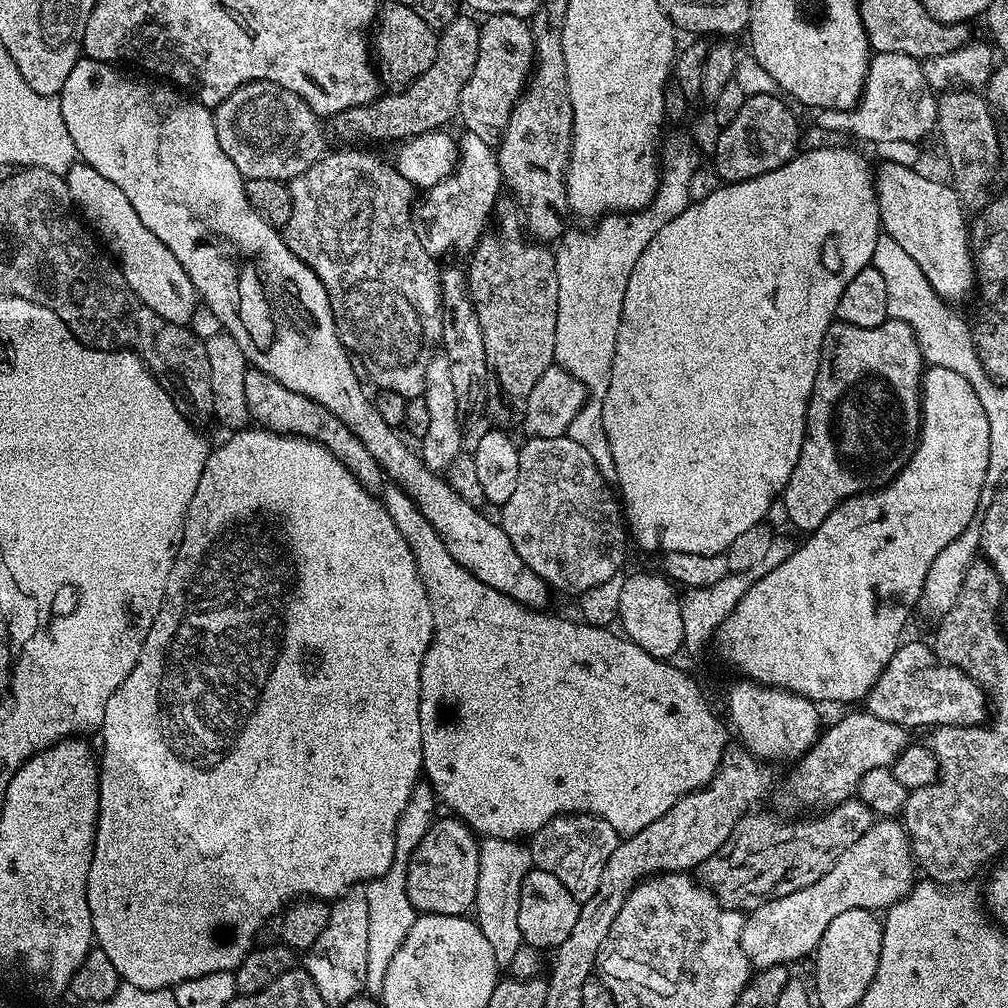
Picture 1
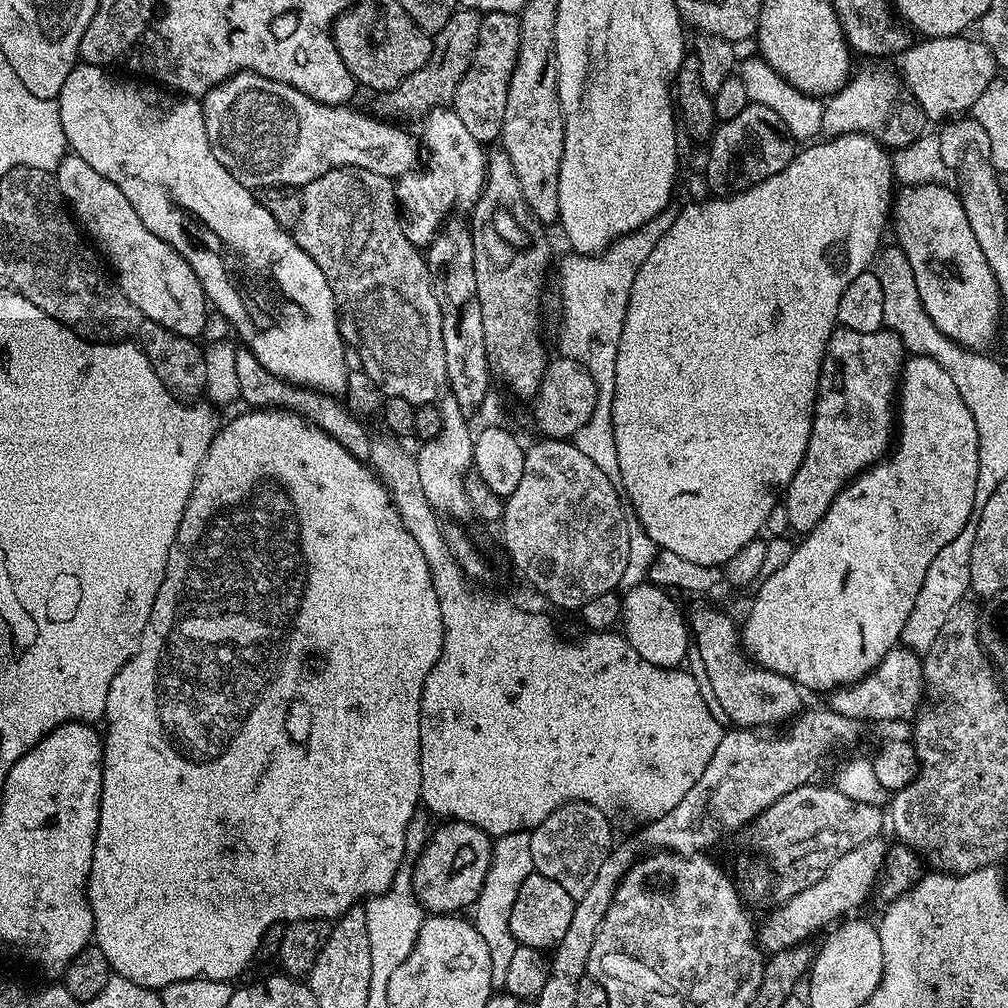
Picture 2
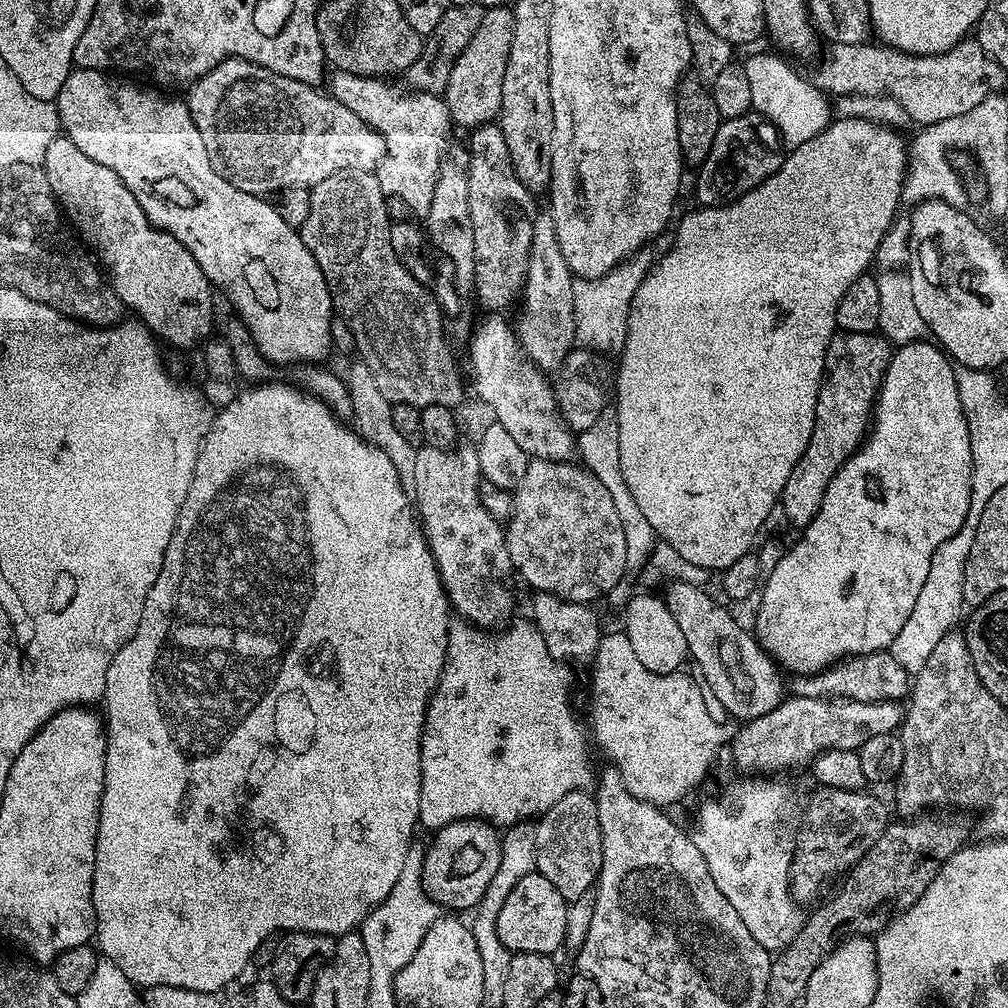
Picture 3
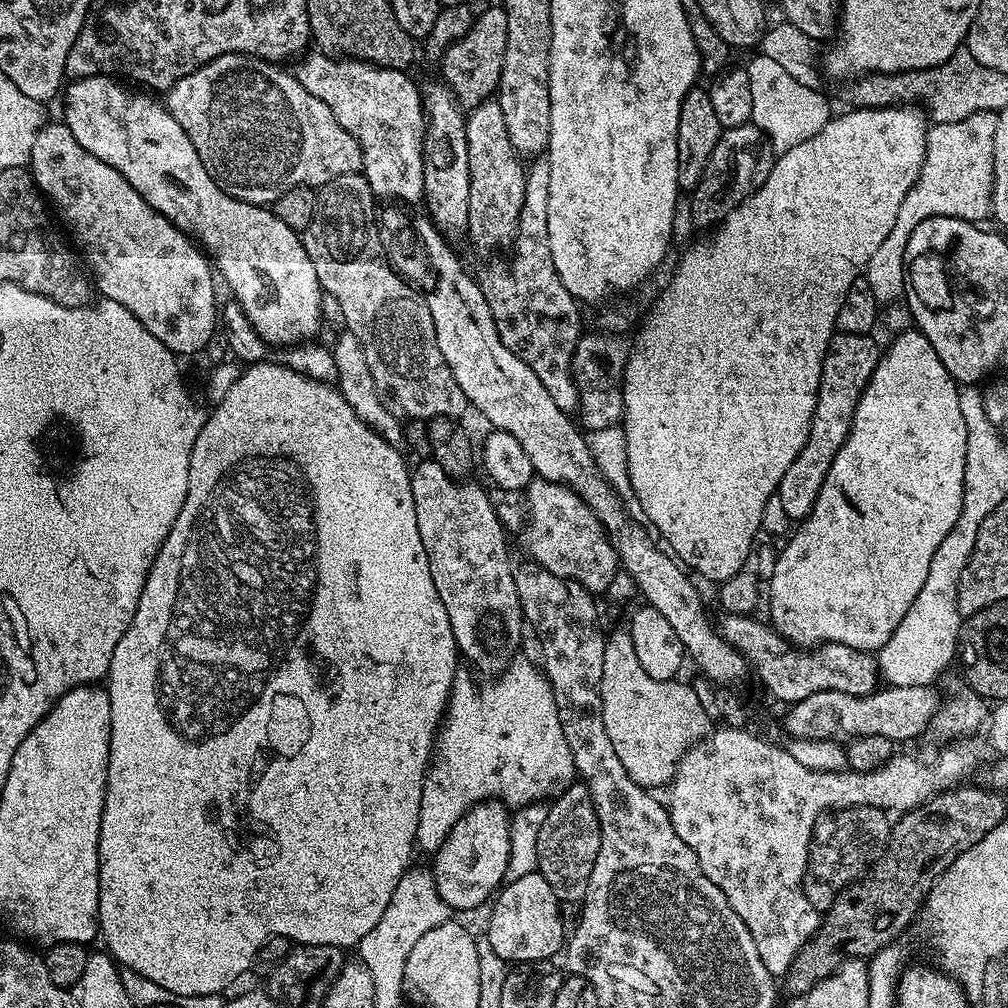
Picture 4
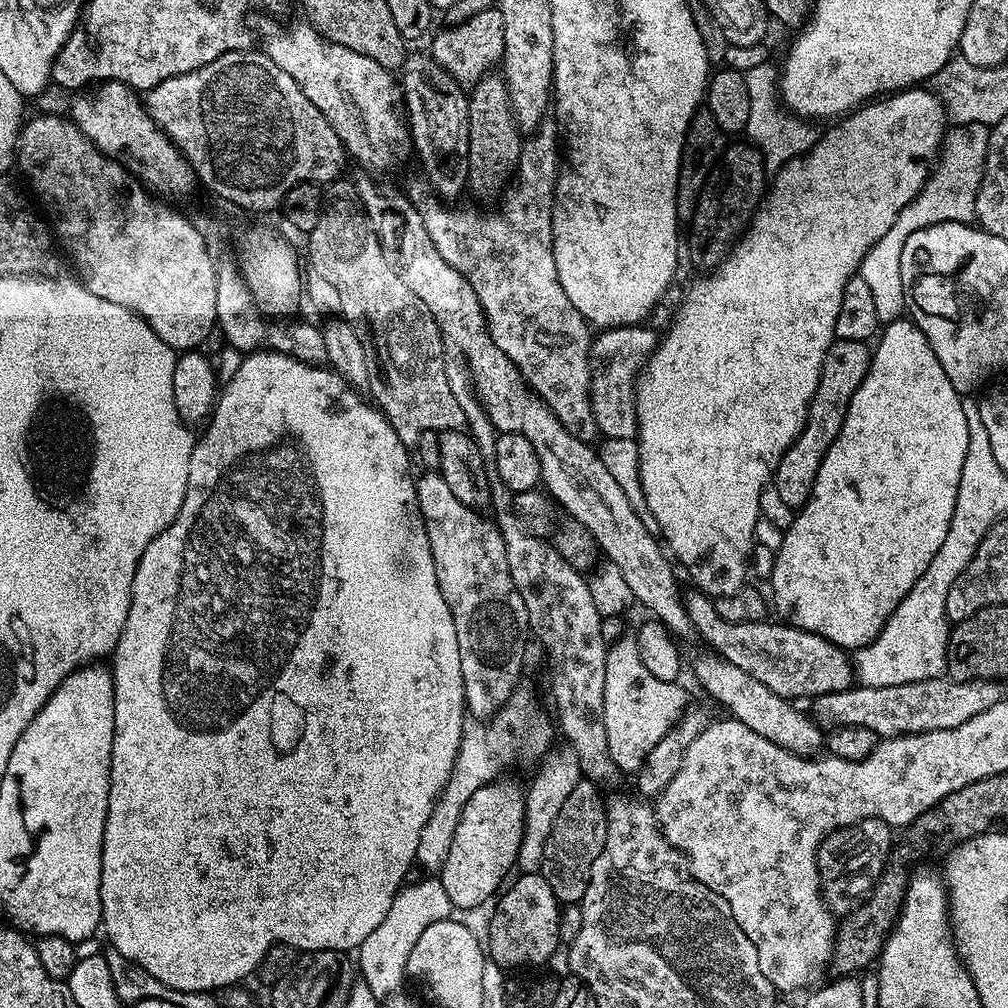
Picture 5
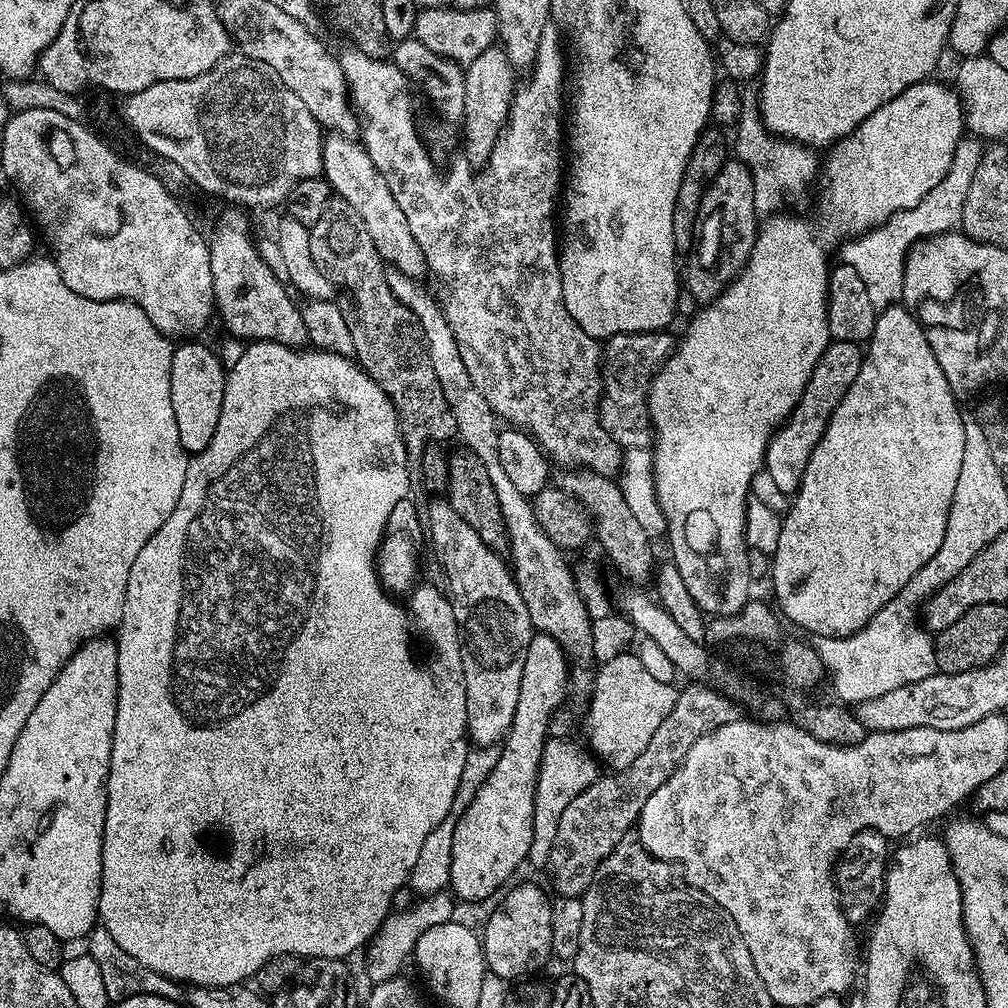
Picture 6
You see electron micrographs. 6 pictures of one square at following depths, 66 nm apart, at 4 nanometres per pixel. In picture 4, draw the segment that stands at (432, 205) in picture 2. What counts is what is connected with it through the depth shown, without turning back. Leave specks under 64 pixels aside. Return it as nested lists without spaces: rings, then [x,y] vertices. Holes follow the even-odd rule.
[[[319,50],[313,53],[313,56],[305,55],[299,61],[301,64],[294,68],[294,75],[302,86],[306,86],[306,90],[310,90],[310,94],[314,94],[314,98],[318,98],[318,102],[326,102],[326,106],[330,106],[334,118],[338,118],[340,125],[360,144],[364,155],[362,175],[372,187],[372,195],[377,198],[397,196],[400,199],[397,201],[405,205],[419,205],[424,199],[426,113],[417,81],[412,81],[407,76],[409,73],[399,68],[380,68],[377,64],[368,64],[364,60],[329,58]]]

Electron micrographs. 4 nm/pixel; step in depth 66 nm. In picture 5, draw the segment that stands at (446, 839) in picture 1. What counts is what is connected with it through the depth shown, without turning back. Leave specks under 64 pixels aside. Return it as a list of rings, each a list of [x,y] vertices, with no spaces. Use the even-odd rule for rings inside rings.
[[[508,779],[491,780],[486,786],[474,790],[474,794],[470,794],[458,818],[458,826],[454,830],[450,846],[445,851],[438,868],[438,878],[442,886],[446,886],[446,894],[450,897],[453,909],[476,908],[479,904],[486,903],[488,899],[491,901],[509,879],[508,871],[516,868],[518,846],[522,846],[522,830],[524,829],[525,789],[519,788],[514,781]]]

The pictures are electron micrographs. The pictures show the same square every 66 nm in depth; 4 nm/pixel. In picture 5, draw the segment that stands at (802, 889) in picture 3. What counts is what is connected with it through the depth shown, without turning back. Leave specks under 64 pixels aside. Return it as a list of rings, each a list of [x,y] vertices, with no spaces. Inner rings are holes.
[[[866,818],[849,828],[839,828],[820,844],[816,855],[820,871],[820,892],[824,895],[824,905],[832,911],[832,915],[843,918],[856,907],[876,886],[877,880],[889,867],[888,855],[892,852],[891,824],[878,818]]]

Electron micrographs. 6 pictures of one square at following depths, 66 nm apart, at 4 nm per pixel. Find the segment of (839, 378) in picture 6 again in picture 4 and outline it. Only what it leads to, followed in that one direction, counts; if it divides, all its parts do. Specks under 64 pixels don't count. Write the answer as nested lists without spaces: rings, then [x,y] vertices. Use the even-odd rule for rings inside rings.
[[[837,331],[828,344],[822,362],[820,389],[816,395],[816,409],[810,434],[806,438],[806,446],[802,446],[798,458],[790,462],[790,470],[782,474],[782,482],[778,489],[782,507],[794,522],[805,520],[812,513],[818,490],[822,490],[822,482],[830,470],[830,462],[834,462],[834,454],[838,454],[842,442],[846,442],[850,434],[854,410],[882,355],[881,345],[876,345],[874,337],[872,334]]]

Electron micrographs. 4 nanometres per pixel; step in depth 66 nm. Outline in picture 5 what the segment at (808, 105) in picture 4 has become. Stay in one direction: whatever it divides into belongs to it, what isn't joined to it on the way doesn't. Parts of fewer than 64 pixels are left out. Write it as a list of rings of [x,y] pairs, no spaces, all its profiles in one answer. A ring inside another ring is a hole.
[[[756,64],[744,72],[746,87],[750,96],[750,118],[746,129],[749,141],[764,157],[764,166],[768,170],[779,170],[789,160],[804,155],[818,139],[818,132],[811,128],[811,123],[785,110],[778,99],[778,72],[768,64]]]

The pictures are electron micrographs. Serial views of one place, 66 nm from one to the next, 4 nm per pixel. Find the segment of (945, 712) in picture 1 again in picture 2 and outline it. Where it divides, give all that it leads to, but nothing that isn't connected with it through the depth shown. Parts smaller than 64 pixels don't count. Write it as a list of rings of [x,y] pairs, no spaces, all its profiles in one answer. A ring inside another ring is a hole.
[[[897,646],[888,651],[886,658],[882,658],[882,662],[878,662],[878,666],[863,678],[827,693],[826,704],[838,714],[846,714],[846,718],[861,722],[868,719],[911,721],[921,711],[924,692],[926,694],[921,657],[911,648]]]

